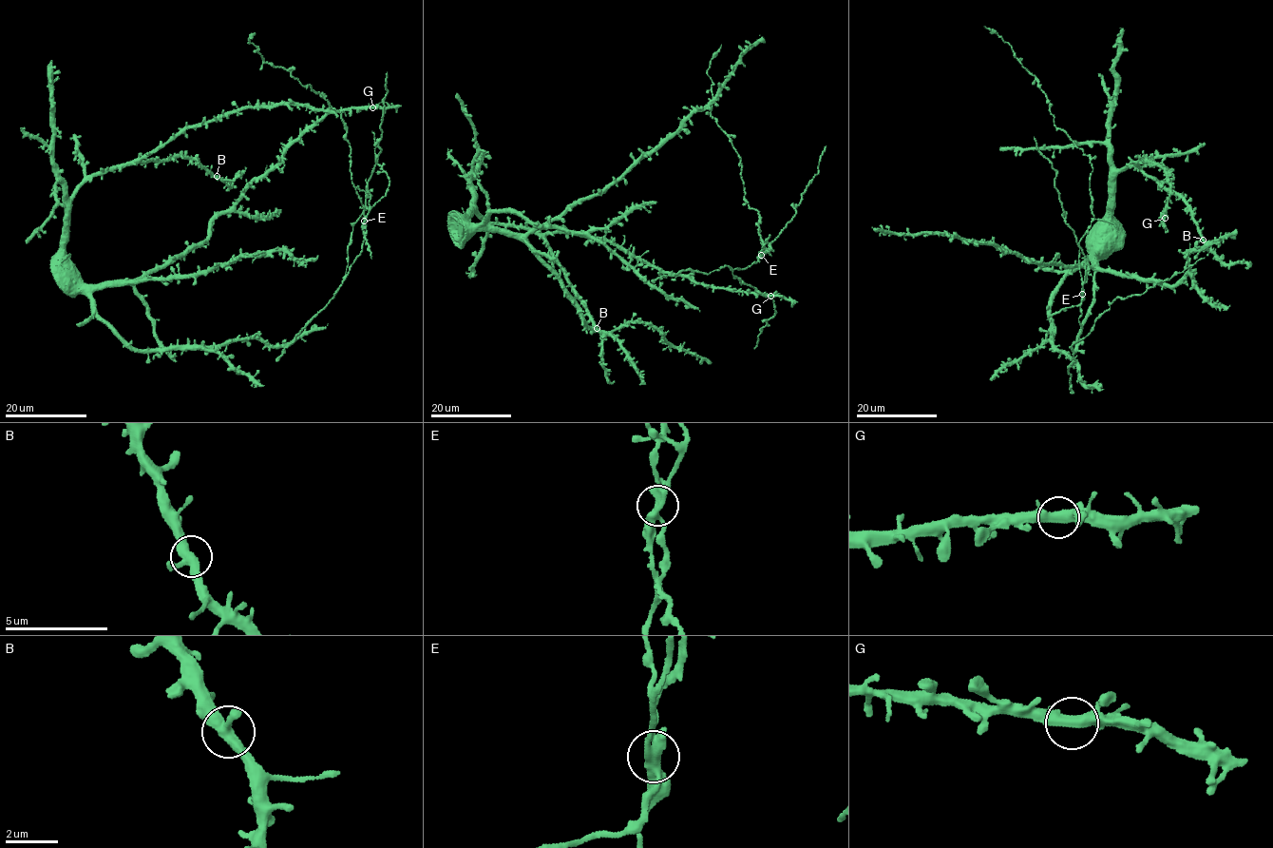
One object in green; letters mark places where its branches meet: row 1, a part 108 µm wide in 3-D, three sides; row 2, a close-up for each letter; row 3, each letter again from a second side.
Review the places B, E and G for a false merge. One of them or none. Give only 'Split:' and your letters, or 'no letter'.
Split: E

